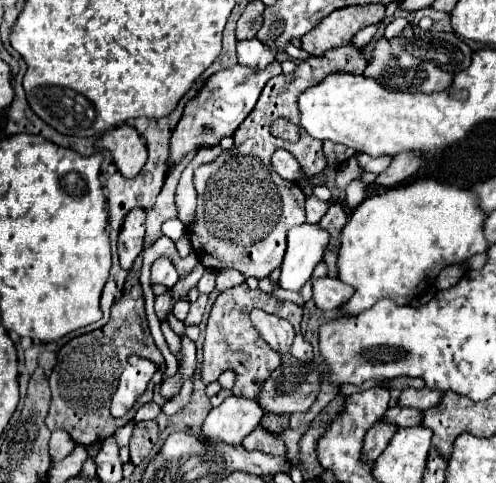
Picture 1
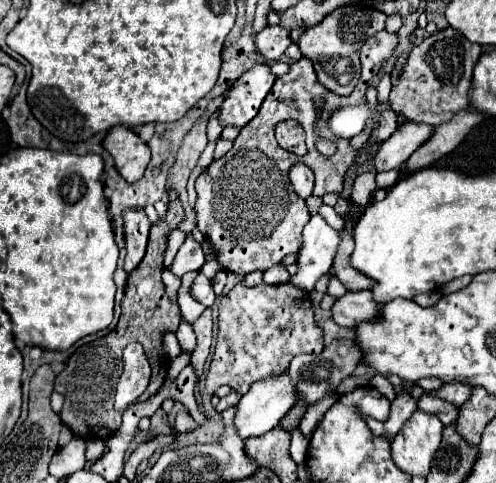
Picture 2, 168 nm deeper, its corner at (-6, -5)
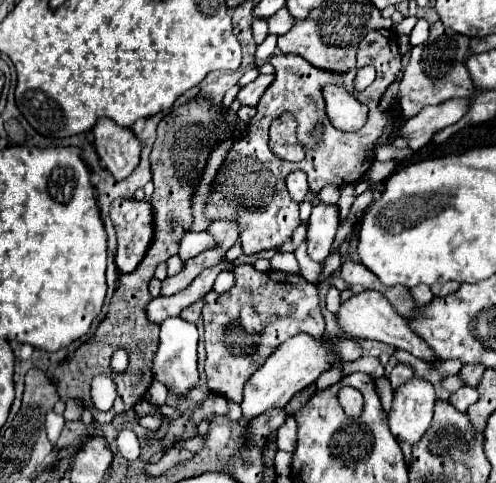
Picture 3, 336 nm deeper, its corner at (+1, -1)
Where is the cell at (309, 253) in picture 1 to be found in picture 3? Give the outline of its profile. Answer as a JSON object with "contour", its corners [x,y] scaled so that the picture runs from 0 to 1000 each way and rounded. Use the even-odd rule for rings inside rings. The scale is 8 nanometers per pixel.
{"contour":[[[643,420],[631,429],[631,441],[619,462],[619,520],[623,532],[639,545],[647,545],[663,520],[667,503],[675,495],[679,470],[683,470],[683,429]]]}

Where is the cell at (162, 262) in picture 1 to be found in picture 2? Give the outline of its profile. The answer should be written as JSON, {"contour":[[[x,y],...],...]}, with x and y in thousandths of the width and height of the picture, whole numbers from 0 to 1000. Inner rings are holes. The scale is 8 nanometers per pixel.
{"contour":[[[379,487],[363,520],[355,524],[347,549],[339,553],[339,561],[367,573],[379,561],[399,561],[407,549],[411,549],[411,516],[399,499],[387,495],[387,487]]]}

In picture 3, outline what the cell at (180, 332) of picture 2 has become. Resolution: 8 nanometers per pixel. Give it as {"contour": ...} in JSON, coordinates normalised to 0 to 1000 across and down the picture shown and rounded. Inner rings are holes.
{"contour":[[[341,656],[325,669],[321,718],[308,739],[308,785],[325,789],[345,818],[361,830],[373,830],[377,814],[397,801],[401,764],[397,764],[397,677],[389,669],[373,669],[365,656]]]}

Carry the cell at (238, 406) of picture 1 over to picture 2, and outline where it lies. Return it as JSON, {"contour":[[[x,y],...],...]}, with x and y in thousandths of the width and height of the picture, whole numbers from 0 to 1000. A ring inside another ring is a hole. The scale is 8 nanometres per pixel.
{"contour":[[[581,772],[560,776],[556,785],[532,785],[516,789],[504,810],[480,830],[476,859],[472,859],[472,884],[488,909],[532,901],[536,892],[552,888],[560,872],[585,851],[585,843],[597,834],[597,805],[581,781]]]}

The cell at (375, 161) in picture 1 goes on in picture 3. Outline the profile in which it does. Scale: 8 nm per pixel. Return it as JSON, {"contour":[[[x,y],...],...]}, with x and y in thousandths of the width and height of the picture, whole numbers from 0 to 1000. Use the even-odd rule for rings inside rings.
{"contour":[[[905,205],[905,213],[857,222],[845,238],[821,246],[804,271],[821,288],[825,304],[841,313],[861,300],[881,271],[921,255],[938,238],[938,222],[946,222],[946,205]]]}

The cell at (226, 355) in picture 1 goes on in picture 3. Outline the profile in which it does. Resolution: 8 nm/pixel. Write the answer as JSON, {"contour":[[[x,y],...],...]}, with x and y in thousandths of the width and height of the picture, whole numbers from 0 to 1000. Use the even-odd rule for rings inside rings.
{"contour":[[[482,549],[470,569],[478,582],[470,598],[450,611],[425,602],[413,615],[413,776],[425,814],[486,834],[494,785],[502,785],[571,706],[599,689],[623,689],[647,702],[655,665],[643,636],[639,590],[615,573],[567,561],[518,561],[510,549]],[[490,636],[498,636],[498,656],[486,652]]]}

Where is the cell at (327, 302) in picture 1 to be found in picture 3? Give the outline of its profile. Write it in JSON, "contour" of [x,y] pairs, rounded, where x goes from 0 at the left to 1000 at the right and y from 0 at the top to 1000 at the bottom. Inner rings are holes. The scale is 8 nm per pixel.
{"contour":[[[732,602],[724,611],[712,611],[708,619],[692,623],[683,648],[679,648],[679,660],[683,660],[683,677],[712,694],[712,698],[732,698],[732,702],[760,702],[760,706],[772,706],[788,718],[800,718],[800,723],[817,723],[825,727],[829,735],[837,735],[841,743],[857,747],[857,752],[881,752],[885,743],[873,743],[873,727],[865,727],[865,714],[825,677],[825,665],[817,656],[808,656],[792,631],[764,607],[764,602]]]}

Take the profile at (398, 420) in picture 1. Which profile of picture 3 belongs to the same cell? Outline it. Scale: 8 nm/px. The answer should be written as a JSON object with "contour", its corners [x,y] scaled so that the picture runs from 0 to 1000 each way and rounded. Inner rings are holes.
{"contour":[[[929,801],[925,810],[917,810],[905,826],[905,834],[921,847],[921,851],[942,851],[946,839],[954,839],[966,826],[966,810],[958,801]]]}

